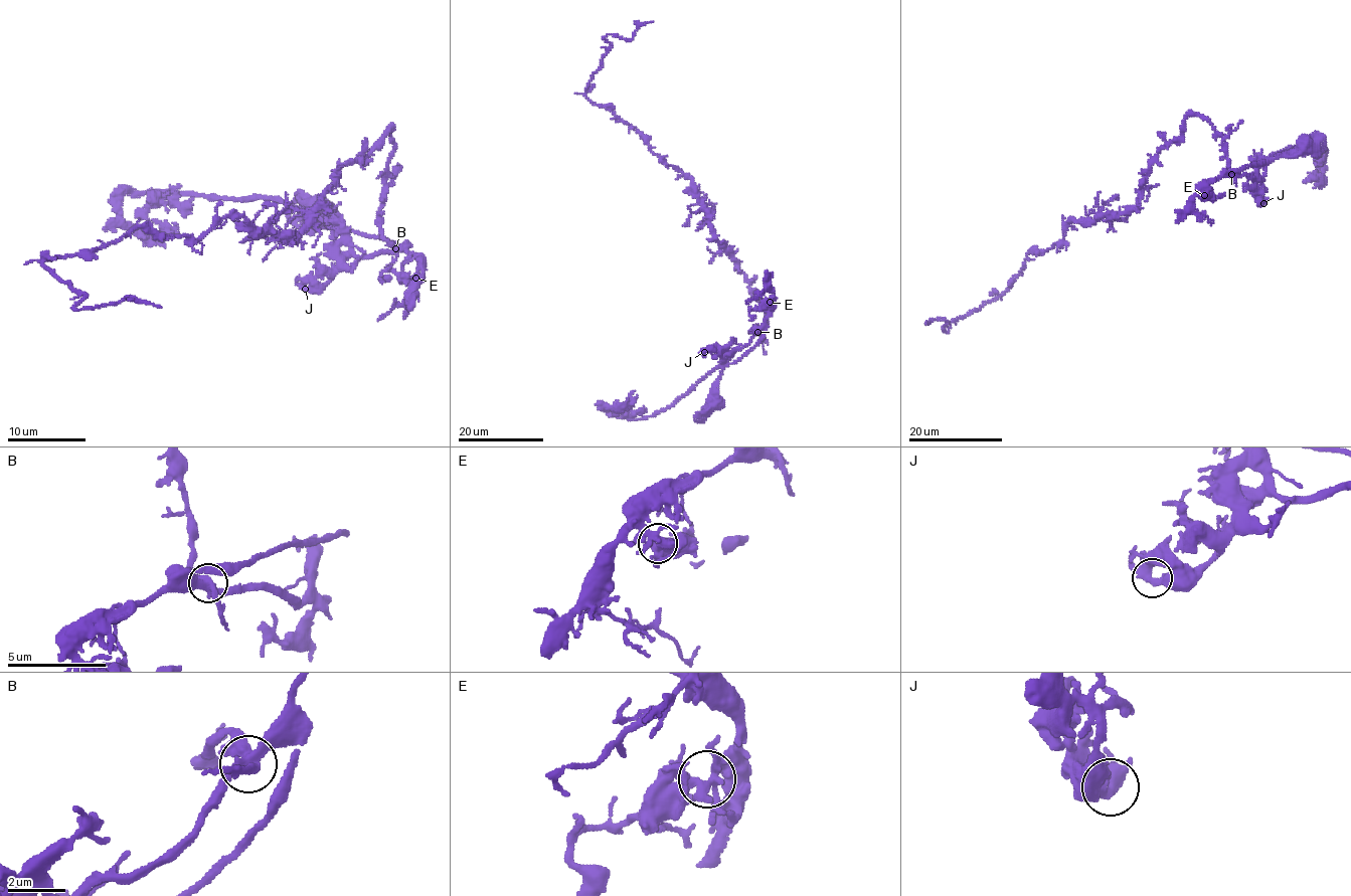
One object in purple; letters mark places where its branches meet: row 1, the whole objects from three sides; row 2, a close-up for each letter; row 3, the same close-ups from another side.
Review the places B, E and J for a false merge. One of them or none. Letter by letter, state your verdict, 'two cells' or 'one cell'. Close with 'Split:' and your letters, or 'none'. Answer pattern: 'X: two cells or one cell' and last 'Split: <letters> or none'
B: two cells
E: one cell
J: one cell
Split: B

